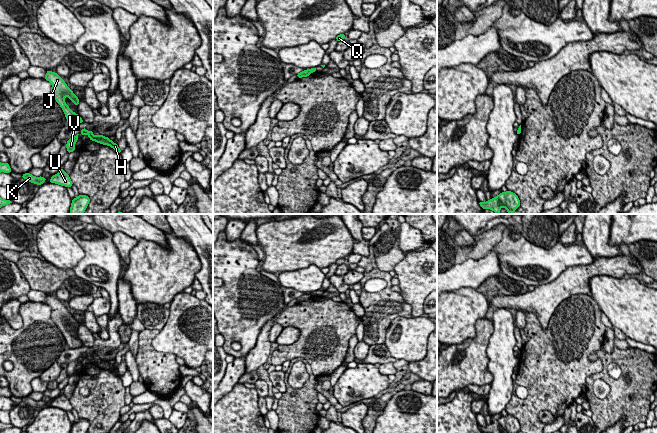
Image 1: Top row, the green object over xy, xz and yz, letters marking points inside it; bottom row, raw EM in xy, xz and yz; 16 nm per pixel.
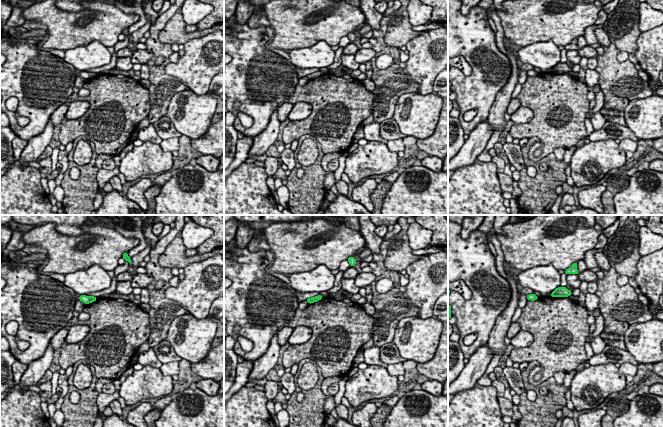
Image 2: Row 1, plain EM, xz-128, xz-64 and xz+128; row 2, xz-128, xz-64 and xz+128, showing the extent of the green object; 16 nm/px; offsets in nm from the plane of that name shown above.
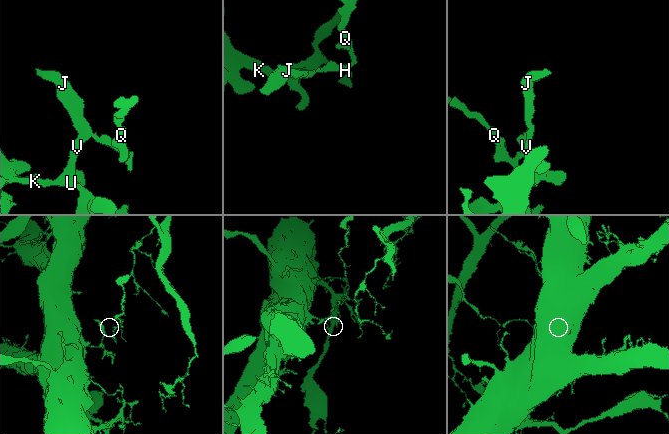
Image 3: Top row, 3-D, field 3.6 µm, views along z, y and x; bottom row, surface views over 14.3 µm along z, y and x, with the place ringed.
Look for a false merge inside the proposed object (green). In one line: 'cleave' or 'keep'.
cleave

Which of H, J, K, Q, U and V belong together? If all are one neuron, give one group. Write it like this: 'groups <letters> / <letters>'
groups H Q / J K U V

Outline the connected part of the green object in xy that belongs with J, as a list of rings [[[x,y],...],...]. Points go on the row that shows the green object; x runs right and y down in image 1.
[[[47,71],[45,78],[52,84],[51,94],[57,103],[61,106],[68,124],[80,124],[84,121],[80,115],[74,113],[68,105],[65,103],[65,97],[68,96],[69,99],[77,106],[79,104],[78,97],[68,88],[64,80],[55,72]]]

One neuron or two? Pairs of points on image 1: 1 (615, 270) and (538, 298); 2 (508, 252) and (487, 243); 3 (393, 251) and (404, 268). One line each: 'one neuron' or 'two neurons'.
1: one neuron
2: two neurons
3: two neurons

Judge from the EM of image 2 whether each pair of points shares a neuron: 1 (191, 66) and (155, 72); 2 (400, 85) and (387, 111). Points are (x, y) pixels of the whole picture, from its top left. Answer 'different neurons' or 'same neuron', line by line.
1: different neurons
2: same neuron

